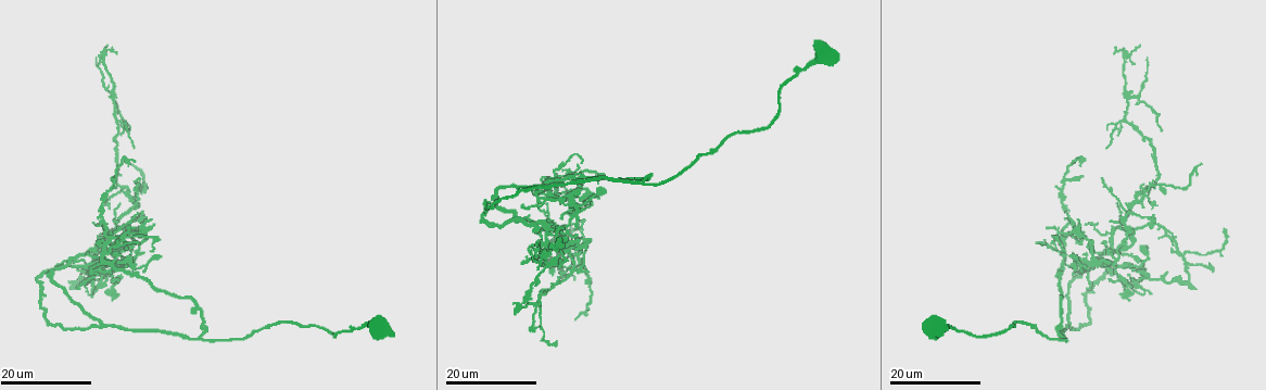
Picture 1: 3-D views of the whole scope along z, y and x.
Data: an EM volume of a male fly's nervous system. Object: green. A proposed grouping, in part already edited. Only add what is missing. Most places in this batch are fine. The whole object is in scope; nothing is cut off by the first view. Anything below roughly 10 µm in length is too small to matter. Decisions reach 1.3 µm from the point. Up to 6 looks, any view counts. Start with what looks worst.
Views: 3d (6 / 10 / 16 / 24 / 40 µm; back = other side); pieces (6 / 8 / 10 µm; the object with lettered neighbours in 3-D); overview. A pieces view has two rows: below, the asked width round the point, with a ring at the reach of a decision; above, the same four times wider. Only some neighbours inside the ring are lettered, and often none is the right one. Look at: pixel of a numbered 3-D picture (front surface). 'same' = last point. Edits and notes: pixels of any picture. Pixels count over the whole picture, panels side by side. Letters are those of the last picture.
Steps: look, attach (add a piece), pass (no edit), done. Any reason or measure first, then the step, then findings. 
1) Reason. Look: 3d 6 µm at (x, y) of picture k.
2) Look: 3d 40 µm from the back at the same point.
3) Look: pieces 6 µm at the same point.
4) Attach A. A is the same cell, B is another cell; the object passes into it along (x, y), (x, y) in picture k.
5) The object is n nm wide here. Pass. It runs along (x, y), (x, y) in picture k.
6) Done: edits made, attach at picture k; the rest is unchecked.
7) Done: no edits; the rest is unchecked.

Free end. Look: 3d 24 µm at (1085, 290) of picture 1.

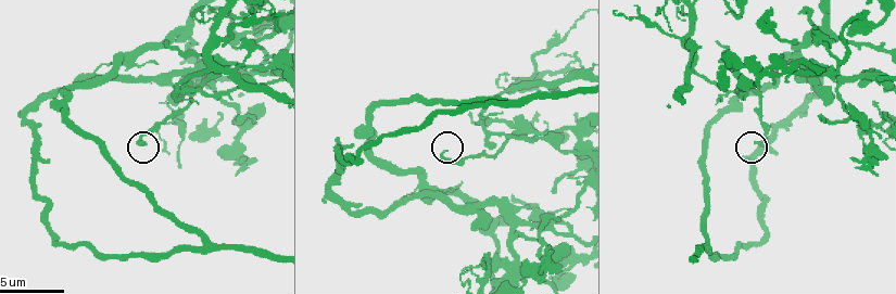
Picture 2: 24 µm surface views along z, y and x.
Look: pieces 6 µm at (445, 150) of picture 2.

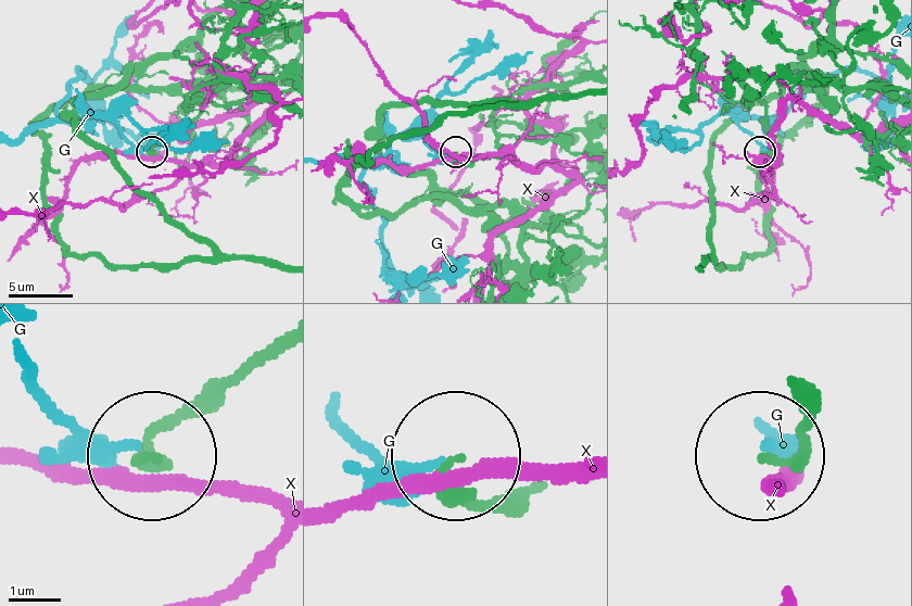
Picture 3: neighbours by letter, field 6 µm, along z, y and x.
The object is 250 nm wide here. Pass. G and X are other cells; it runs along (268, 102), (198, 87), (200, 115), (151, 151) in picture 3; none of them fits.

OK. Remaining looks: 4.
Free end. Look: 3d 16 µm at (116, 51) of picture 1.

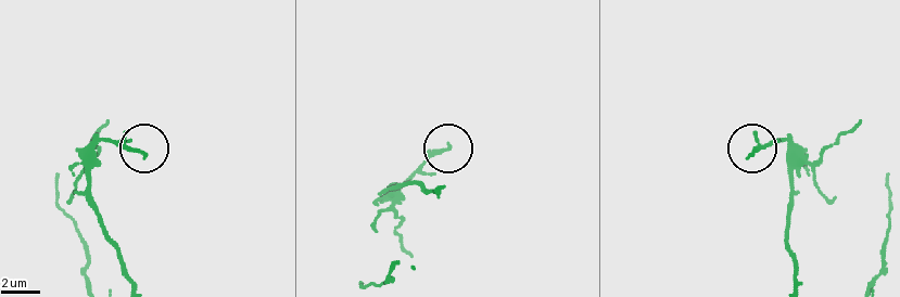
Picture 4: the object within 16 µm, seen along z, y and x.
Look: pieces 6 µm at (449, 148) of picture 4.

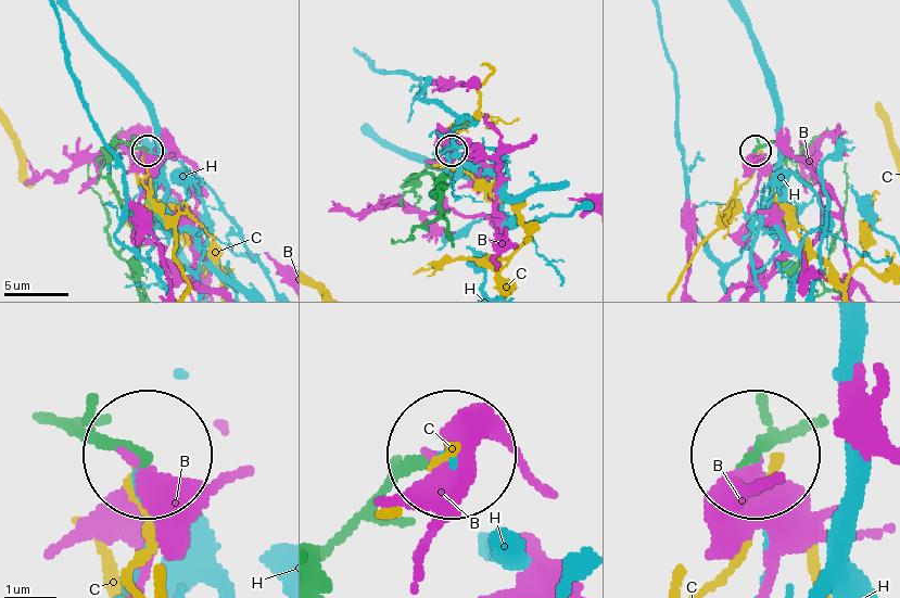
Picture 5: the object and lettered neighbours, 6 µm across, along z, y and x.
Pass. B, C and H are other cells; it runs along (55, 419), (141, 454) in picture 5; no lettered piece goes on from it.

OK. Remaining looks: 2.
Look: 3d 16 µm at (586, 270) of picture 1.

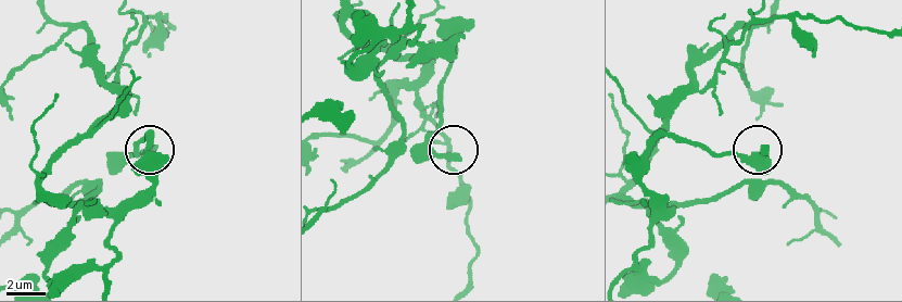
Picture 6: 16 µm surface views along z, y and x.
What lies round it. Look: pieces 6 µm at (458, 157) of picture 6.

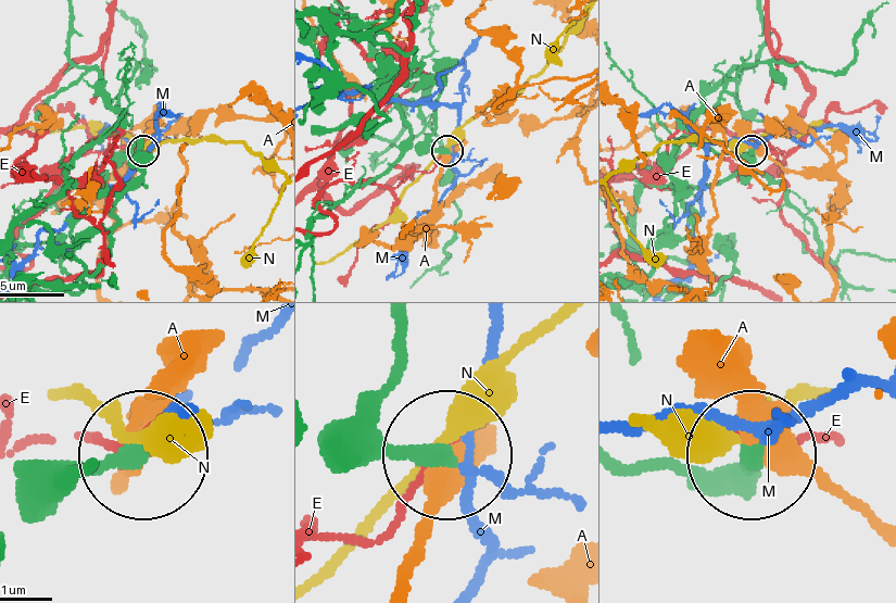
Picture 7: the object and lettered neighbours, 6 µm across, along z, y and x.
The object is 330 nm wide here. Pass. A, E, M and N are other cells; it runs along (628, 464), (719, 477), (745, 456) in picture 7; no lettered piece goes on from it.

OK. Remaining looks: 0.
Done: no edits; the rest is unchecked.

